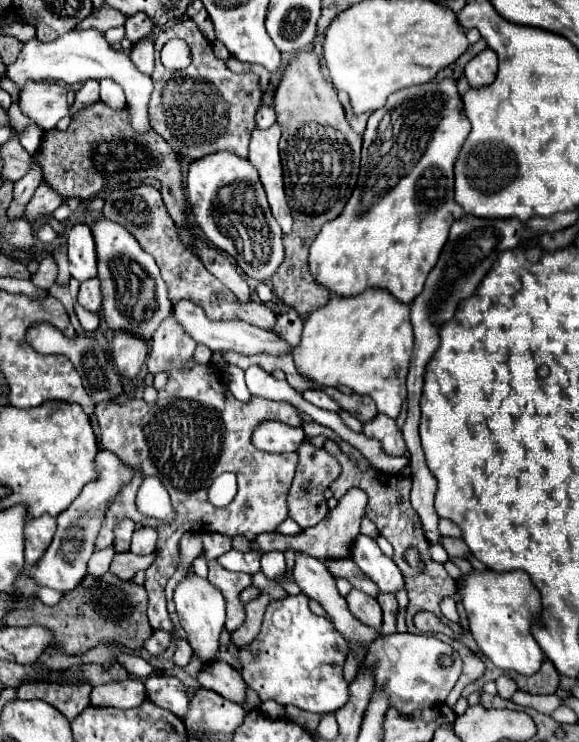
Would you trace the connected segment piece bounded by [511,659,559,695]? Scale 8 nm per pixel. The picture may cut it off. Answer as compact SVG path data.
M549 659L543 661L541 669L533 677L525 677L525 675L519 675L519 673L513 673L511 677L515 677L517 687L521 691L527 691L527 693L537 693L537 695L555 693L555 689L559 687L559 673Z

